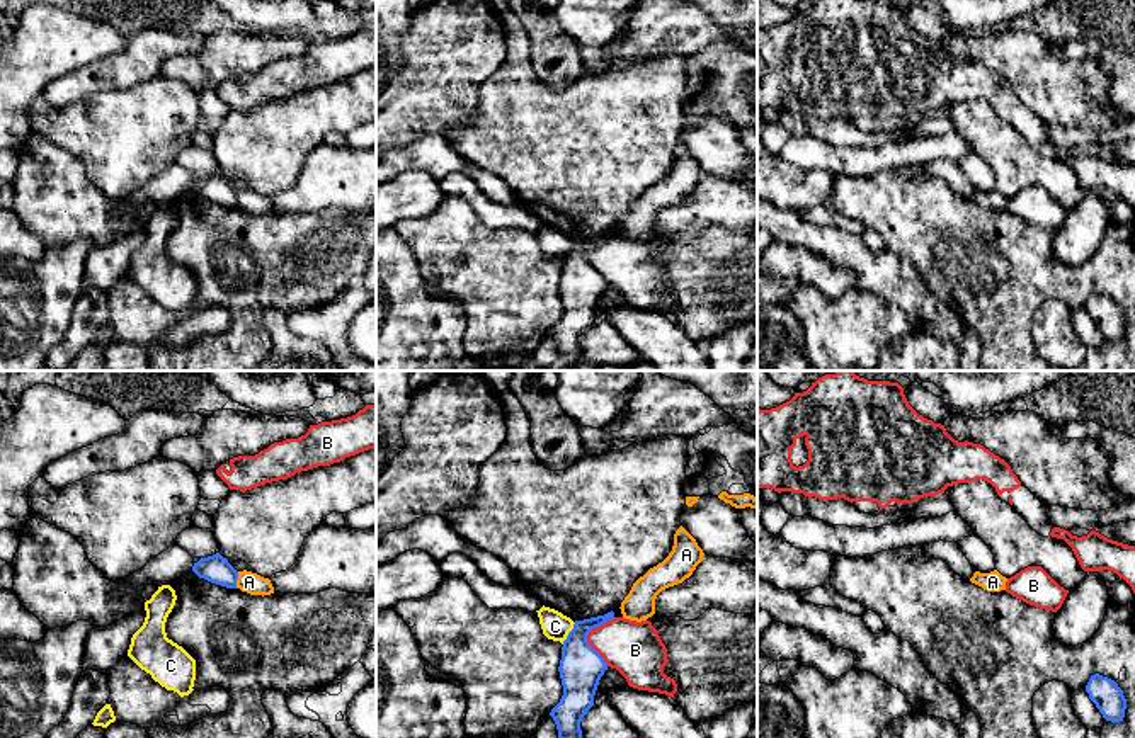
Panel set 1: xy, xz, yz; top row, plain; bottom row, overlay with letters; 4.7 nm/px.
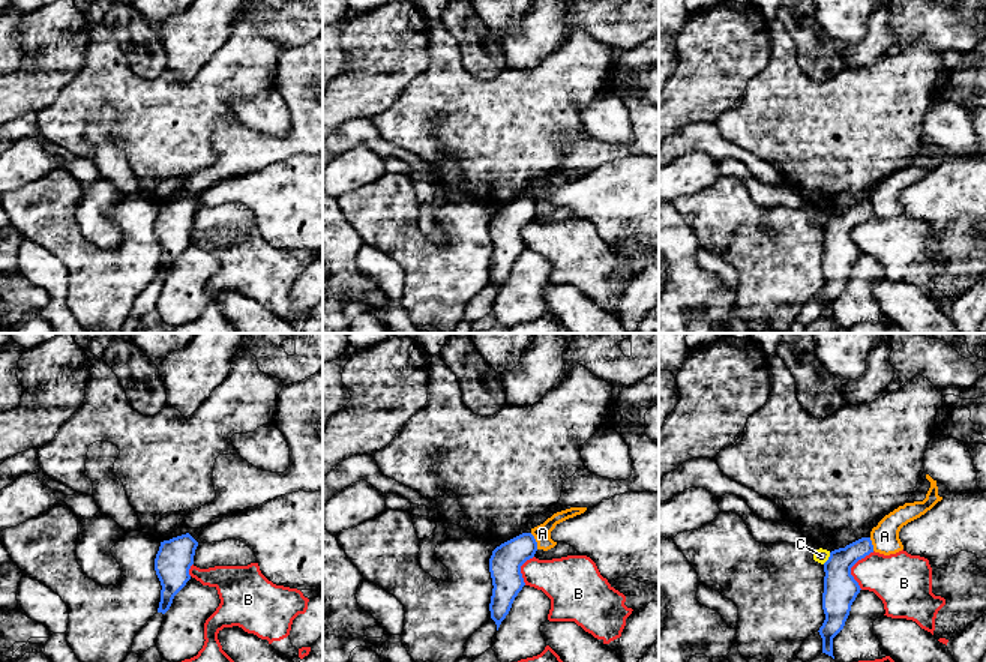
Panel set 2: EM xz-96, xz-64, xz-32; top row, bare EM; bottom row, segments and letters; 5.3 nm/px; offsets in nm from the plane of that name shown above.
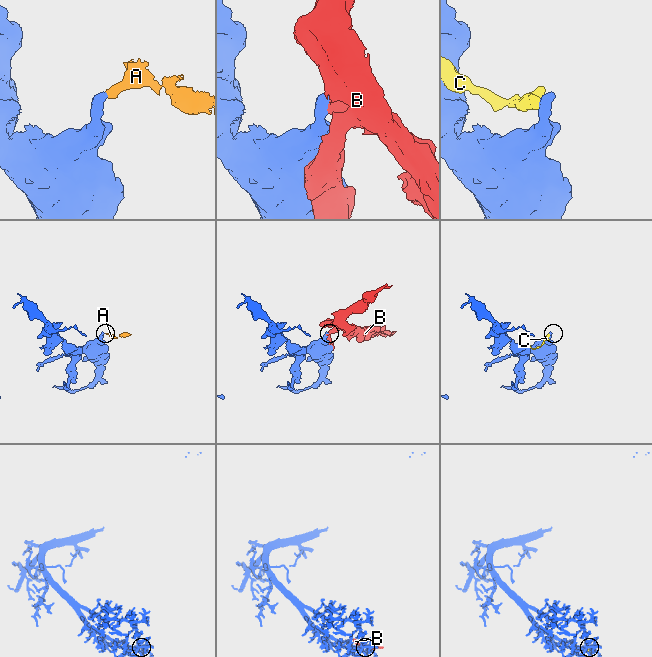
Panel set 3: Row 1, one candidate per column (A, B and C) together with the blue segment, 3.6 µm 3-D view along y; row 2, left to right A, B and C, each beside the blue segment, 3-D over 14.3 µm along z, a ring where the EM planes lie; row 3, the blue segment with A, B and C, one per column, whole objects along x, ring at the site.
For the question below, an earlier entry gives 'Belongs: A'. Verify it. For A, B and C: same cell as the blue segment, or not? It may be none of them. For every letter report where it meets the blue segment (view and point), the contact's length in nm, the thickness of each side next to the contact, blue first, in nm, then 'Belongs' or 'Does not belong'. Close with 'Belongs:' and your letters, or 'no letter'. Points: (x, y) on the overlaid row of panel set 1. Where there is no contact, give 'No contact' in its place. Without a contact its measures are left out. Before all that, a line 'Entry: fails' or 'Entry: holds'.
Entry: fails
A: Touches blue at xy (237, 579). Shared border 80 nm. Thickness 130 nm (blue) against 100 nm. Does not belong
B: Touches blue at xz (586, 636). Shared border 240 nm. Thickness 200 nm (blue) against 260 nm. Does not belong
C: Touches blue at xz (569, 633). Shared border 120 nm. Thickness 200 nm (blue) against 130 nm. Does not belong
Belongs: no letter

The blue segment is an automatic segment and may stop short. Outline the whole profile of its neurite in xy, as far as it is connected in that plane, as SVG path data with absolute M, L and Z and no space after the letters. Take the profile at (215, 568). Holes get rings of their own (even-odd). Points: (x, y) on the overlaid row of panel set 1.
M220 553L201 558L194 563L192 571L211 583L237 588L238 571Z

